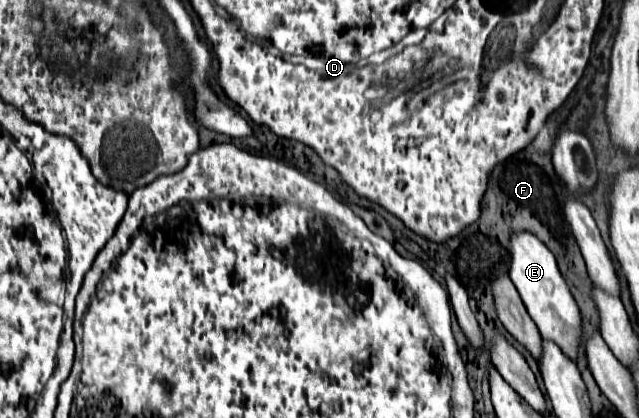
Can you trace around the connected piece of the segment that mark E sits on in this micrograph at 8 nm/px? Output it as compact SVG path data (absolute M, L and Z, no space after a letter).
M518 232L510 238L510 278L520 292L520 298L530 314L530 318L536 322L540 334L544 340L550 340L558 344L558 348L576 362L578 348L582 342L582 316L580 308L562 278L554 254L530 232Z

